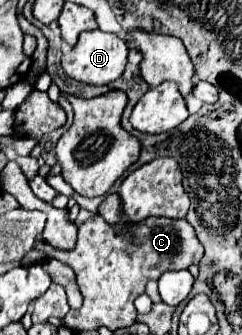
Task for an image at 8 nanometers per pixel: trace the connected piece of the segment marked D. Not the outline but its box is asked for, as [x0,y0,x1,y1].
[60,30,128,86]

